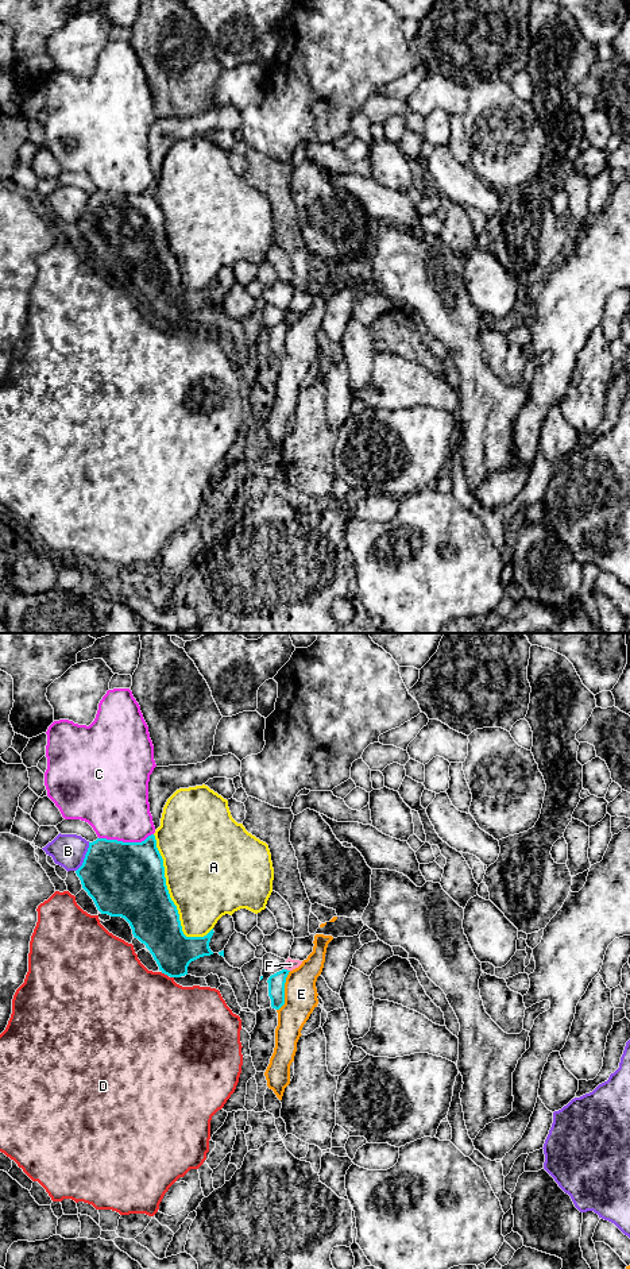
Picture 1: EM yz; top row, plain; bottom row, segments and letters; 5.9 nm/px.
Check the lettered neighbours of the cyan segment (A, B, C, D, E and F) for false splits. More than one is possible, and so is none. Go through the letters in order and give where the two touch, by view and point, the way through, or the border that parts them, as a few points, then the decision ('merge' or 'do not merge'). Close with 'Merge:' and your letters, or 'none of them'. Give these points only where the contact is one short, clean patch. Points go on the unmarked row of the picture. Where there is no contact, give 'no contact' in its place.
A: contact yz (169, 247); do not merge
B: contact yz (85, 209); do not merge
C: contact yz (126, 195); do not merge
D: contact yz (165, 326); border yz (161, 324), (167, 328); do not merge
E: contact yz (283, 343); do not merge
F: contact yz (286, 321); border yz (285, 320), (289, 323); do not merge
Merge: none of them

